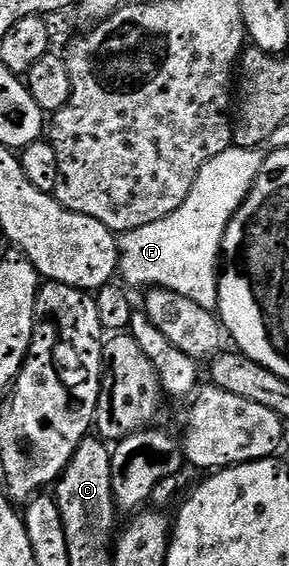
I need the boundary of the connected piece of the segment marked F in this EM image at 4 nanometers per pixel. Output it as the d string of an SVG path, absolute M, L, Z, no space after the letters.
M231 147L227 151L215 155L215 159L203 163L199 175L195 175L195 183L191 187L187 199L183 199L183 203L175 211L171 211L171 215L167 215L155 223L147 223L147 227L139 227L120 234L117 243L117 250L121 253L120 280L126 286L145 285L144 287L175 291L175 295L183 295L183 299L191 299L191 303L199 303L199 307L216 310L219 262L223 257L221 252L223 235L227 231L235 211L239 211L239 207L247 199L259 171L263 167L266 154L261 152L260 148L238 149Z

